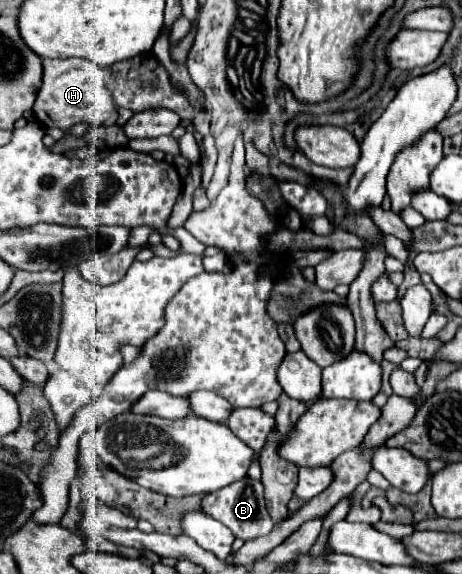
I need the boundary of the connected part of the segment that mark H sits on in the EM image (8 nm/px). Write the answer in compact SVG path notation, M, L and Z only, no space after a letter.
M43 59L43 85L33 107L39 123L45 127L59 127L61 131L77 123L115 125L117 107L103 81L95 79L95 71L101 69L87 59Z

